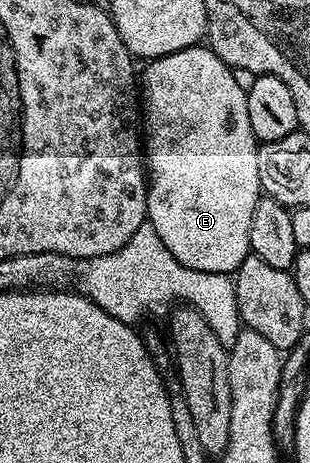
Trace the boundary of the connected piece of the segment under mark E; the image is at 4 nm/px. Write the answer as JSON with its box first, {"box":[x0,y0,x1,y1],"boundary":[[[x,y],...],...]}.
{"box":[140,45,263,275],"boundary":[[[206,45],[162,55],[149,60],[145,67],[140,99],[144,104],[144,163],[148,168],[147,220],[180,265],[230,275],[251,254],[248,233],[252,213],[263,194],[258,168],[260,144],[248,122],[247,88],[238,84],[239,76]]]}

